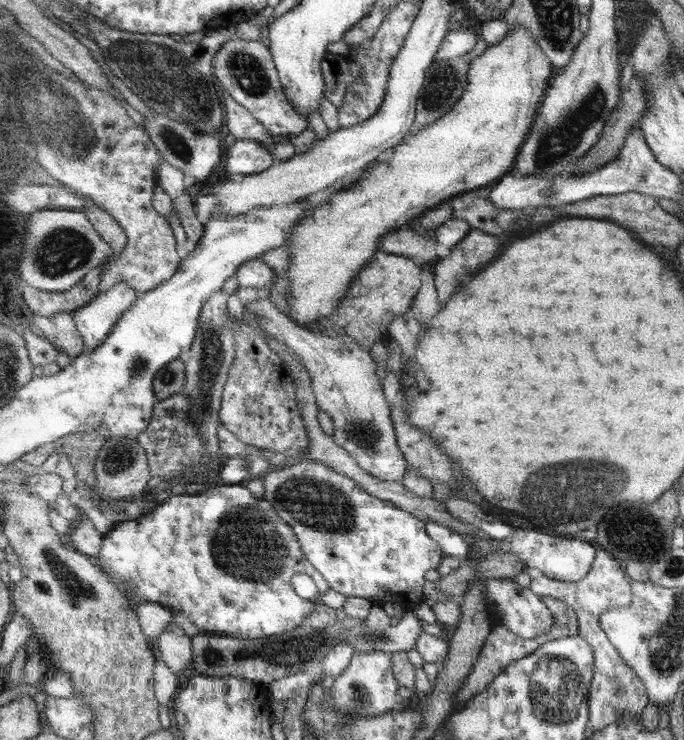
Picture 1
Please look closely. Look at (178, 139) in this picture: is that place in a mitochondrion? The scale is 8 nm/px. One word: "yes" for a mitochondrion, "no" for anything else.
yes

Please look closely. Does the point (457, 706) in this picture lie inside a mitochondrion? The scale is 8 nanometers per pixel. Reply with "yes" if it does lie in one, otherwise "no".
no

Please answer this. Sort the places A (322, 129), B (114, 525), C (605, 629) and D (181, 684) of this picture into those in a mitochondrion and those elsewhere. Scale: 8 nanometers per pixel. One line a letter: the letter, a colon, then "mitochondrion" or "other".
A: other
B: other
C: other
D: other

